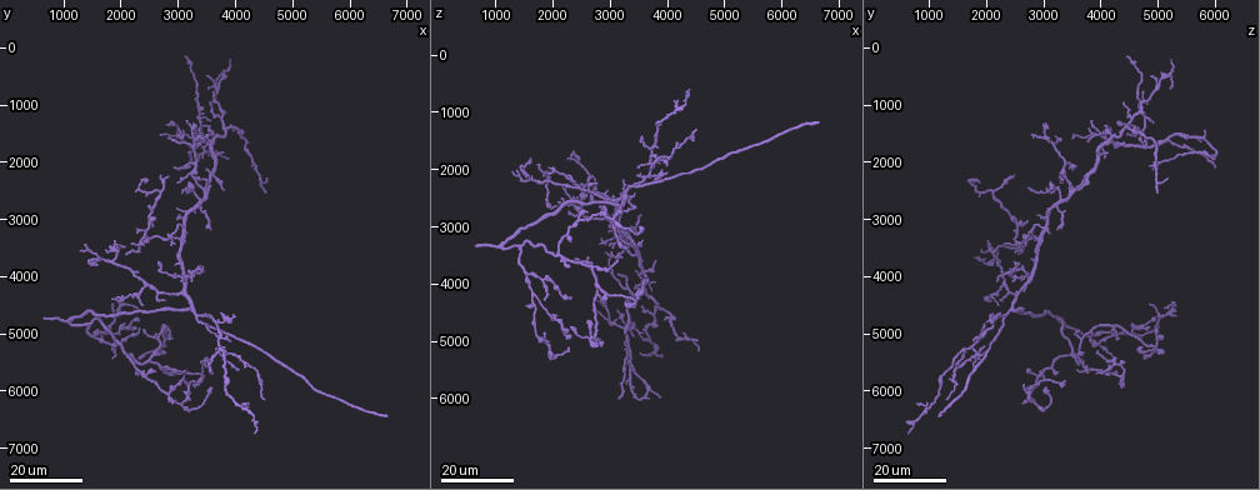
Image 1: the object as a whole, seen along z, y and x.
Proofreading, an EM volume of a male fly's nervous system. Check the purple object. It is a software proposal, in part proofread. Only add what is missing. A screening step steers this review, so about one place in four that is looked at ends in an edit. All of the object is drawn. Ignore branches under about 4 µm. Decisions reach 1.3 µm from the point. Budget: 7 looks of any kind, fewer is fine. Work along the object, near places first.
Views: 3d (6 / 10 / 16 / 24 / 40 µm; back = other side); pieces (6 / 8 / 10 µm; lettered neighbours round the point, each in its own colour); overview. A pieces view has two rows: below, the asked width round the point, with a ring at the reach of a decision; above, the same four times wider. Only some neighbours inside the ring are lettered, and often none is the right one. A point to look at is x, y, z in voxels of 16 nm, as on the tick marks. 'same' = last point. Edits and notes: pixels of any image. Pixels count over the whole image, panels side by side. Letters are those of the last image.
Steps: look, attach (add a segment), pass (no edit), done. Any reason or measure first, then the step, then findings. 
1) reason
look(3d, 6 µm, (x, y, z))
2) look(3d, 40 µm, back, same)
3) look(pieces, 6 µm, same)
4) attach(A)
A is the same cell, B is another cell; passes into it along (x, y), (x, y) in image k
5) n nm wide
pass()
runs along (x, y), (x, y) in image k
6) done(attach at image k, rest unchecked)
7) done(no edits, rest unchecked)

look(3d, 16 µm, (4000, 4700, 2050))

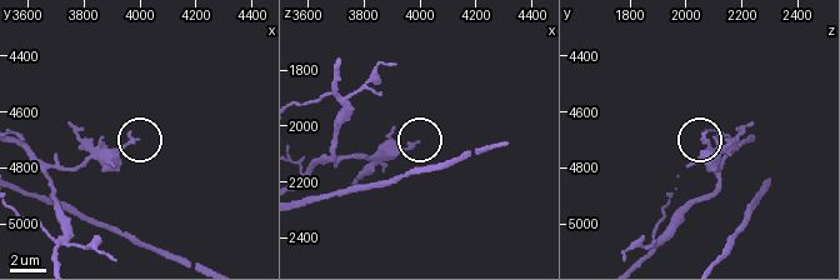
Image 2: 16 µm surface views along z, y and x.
look(pieces, 10 µm, (3980, 4700, 2060))

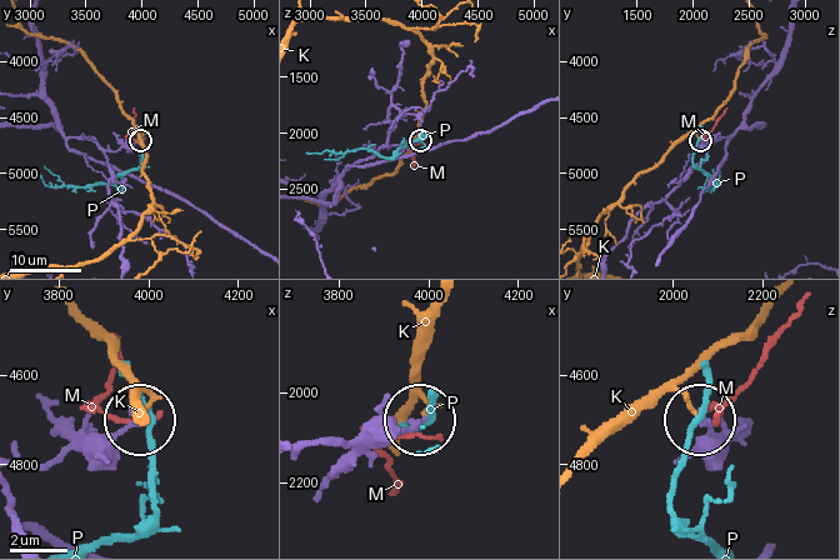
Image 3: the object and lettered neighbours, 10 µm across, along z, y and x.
pass()
K, M and P are other cells; none of them fits

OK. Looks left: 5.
tapers out
look(3d, 16 µm, (2400, 4500, 2200))

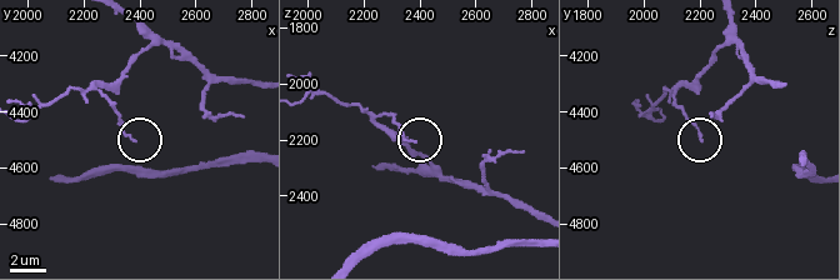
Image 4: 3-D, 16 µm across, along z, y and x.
look(pieces, 10 µm, (2380, 4510, 2210))

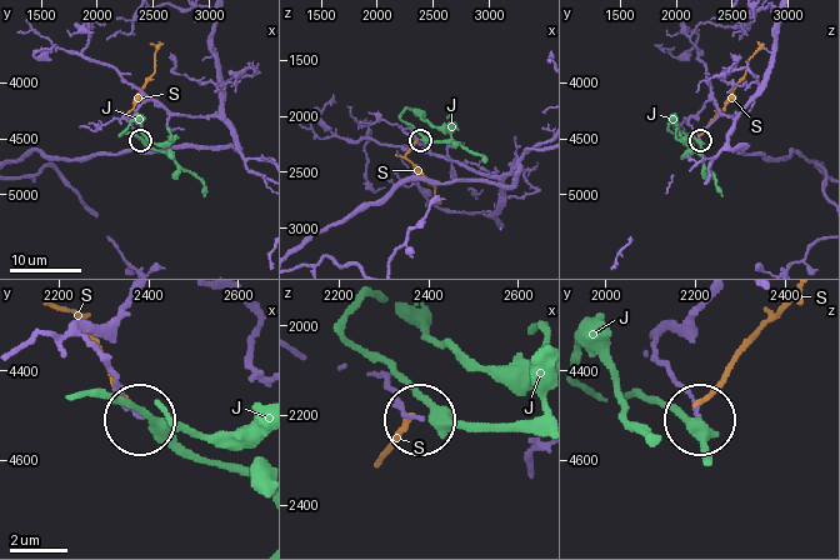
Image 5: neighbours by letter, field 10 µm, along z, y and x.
120 nm wide
pass()
J and S are other cells; runs along (128, 305), (83, 334), (140, 418) in image 5; none of them fits

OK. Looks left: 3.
thin end
look(3d, 24 µm, (2300, 3200, 2700))

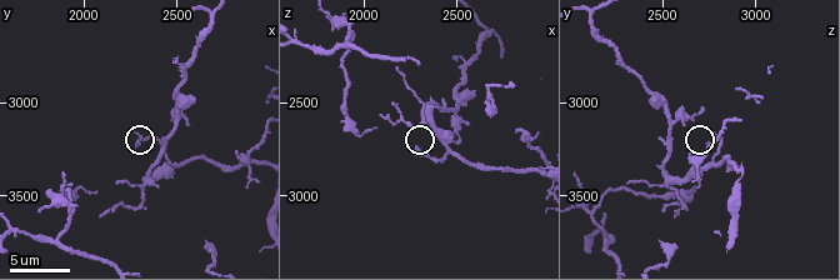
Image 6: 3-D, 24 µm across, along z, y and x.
see the neighbours
look(pieces, 6 µm, (2280, 3220, 2760))

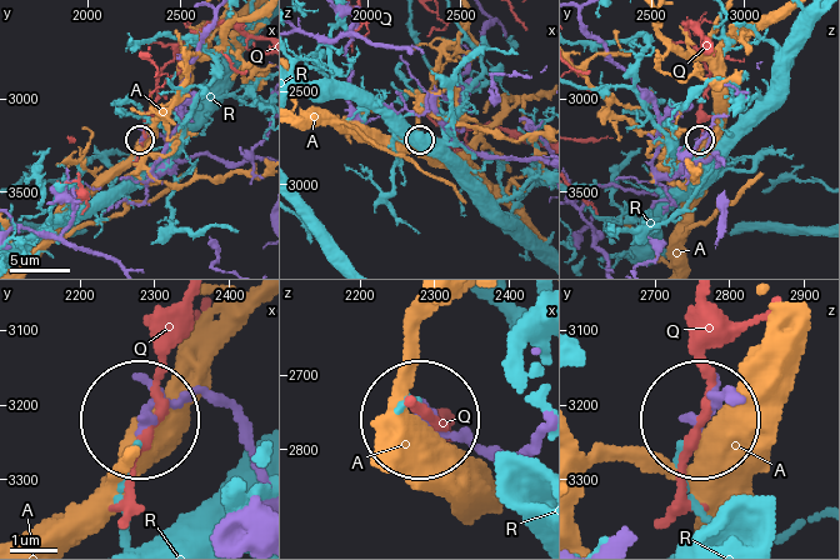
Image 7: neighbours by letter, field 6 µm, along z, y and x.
170 nm wide
pass()
A, Q and R are other cells; no lettered segment goes on from it

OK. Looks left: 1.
done(no edits, rest unchecked)

